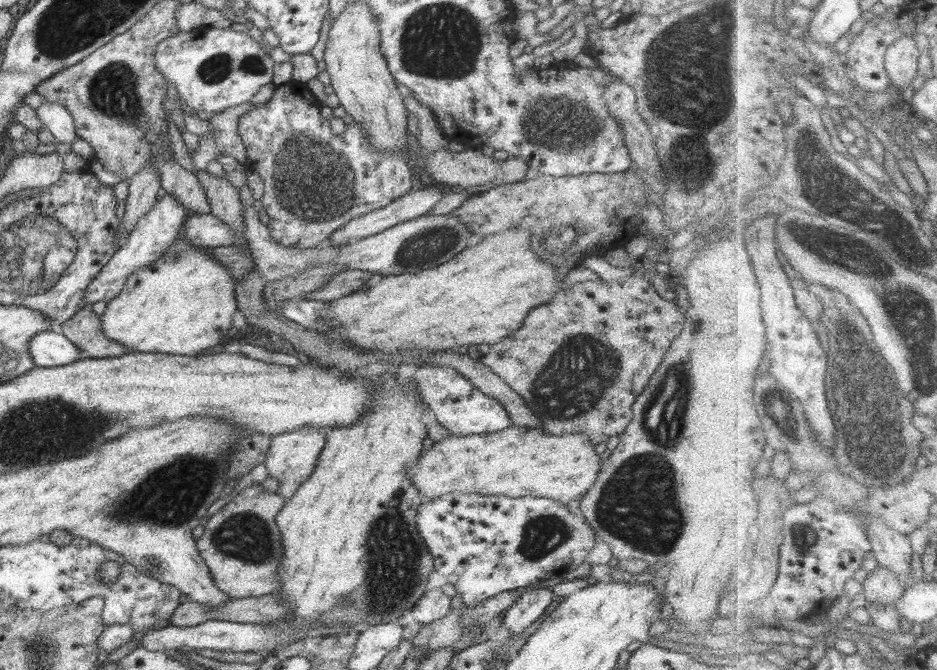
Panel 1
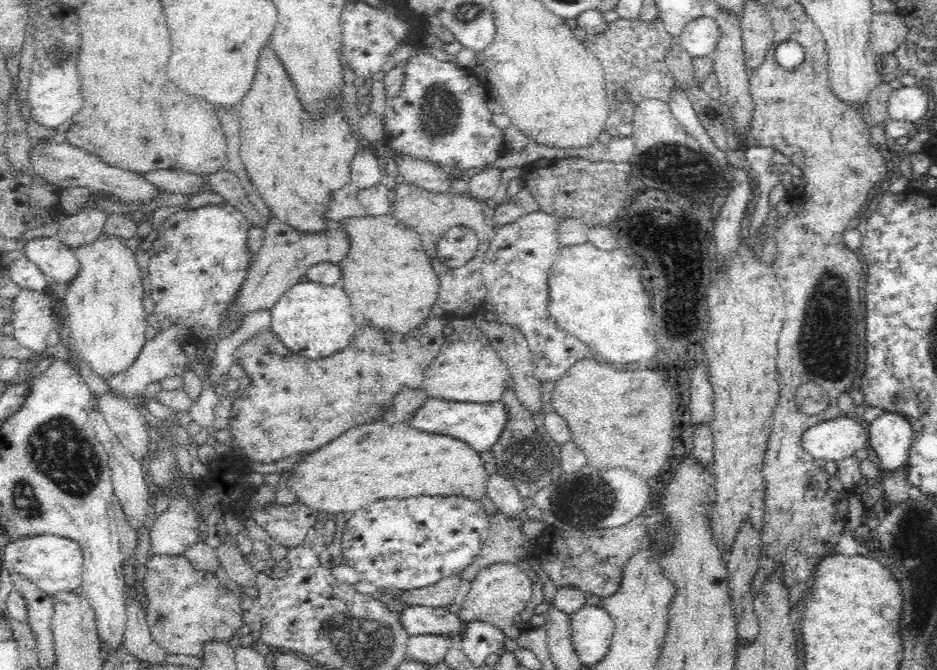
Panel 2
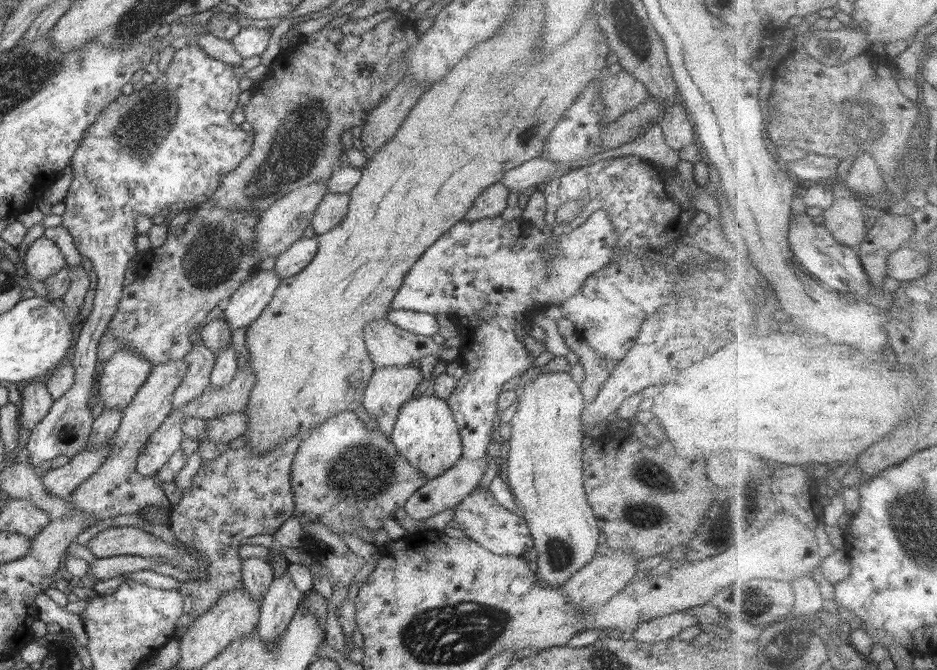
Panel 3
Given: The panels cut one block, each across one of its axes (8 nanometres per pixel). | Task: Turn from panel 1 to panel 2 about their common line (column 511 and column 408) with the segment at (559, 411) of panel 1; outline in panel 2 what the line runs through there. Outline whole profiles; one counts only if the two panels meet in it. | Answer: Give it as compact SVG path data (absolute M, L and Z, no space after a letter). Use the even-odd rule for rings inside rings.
M449 315L441 318L432 316L408 335L390 333L369 325L358 326L350 345L319 360L310 360L288 350L271 329L253 335L240 345L235 352L235 364L242 367L252 381L233 402L227 429L230 430L235 445L242 449L242 455L219 455L219 458L210 462L207 474L195 480L195 486L200 490L198 506L181 491L173 495L168 508L154 517L149 533L153 554L176 556L186 552L200 540L200 516L207 517L214 508L221 508L225 514L233 514L237 518L248 509L251 495L255 492L255 488L243 477L249 461L270 464L293 454L304 455L319 450L353 426L384 420L382 412L392 408L394 399L402 389L421 388L424 372L440 352L446 338L443 328L448 325L449 319Z

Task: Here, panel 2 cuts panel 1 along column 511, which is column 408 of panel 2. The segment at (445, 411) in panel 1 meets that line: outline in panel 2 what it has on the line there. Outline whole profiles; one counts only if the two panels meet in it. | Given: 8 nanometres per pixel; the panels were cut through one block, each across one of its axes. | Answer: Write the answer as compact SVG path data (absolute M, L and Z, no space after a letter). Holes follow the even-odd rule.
M428 397L407 422L412 428L430 434L441 434L466 442L476 453L491 451L507 423L507 410L502 401L492 403L450 402Z

